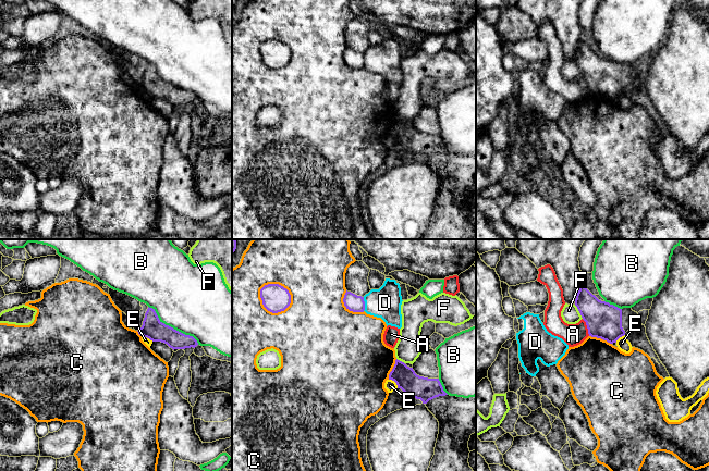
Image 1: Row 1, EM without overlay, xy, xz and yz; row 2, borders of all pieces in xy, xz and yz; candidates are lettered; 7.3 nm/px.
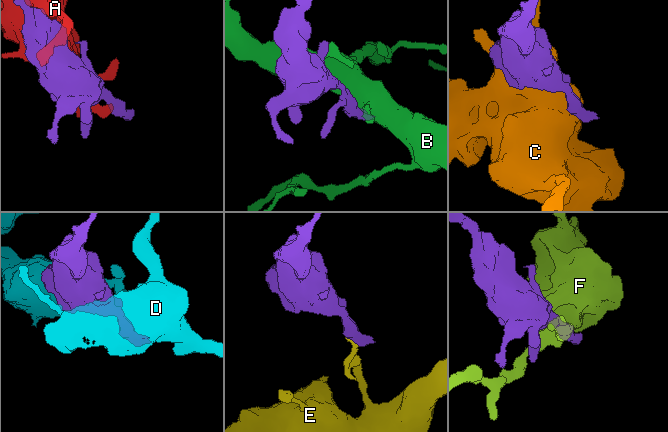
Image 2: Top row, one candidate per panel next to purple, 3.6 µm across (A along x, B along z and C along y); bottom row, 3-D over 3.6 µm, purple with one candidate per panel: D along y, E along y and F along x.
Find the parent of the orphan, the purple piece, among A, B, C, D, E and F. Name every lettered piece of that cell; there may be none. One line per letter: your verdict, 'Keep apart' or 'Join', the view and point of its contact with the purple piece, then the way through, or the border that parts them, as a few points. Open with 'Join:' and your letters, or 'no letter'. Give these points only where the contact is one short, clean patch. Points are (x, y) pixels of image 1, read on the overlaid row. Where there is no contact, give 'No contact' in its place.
Join: no letter
A: Keep apart. Touches purple at yz (587, 327)
B: Keep apart. Touches purple at xy (172, 327)
C: Keep apart. Touches purple at xz (280, 285)
D: Keep apart. Touches purple at xz (364, 304)
E: Keep apart. Touches purple at xz (394, 381). Boundary: xz (389, 379), (398, 387)
F: Keep apart. Touches purple at yz (578, 310)

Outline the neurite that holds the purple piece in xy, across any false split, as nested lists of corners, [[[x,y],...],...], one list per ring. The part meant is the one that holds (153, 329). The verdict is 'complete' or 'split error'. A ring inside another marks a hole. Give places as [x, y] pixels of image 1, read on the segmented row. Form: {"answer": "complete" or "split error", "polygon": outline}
{"answer": "complete", "polygon": [[[149,307],[145,313],[143,325],[137,332],[140,336],[147,337],[152,342],[167,344],[173,350],[191,347],[195,348],[198,345],[193,336],[185,335],[162,323],[155,309]]]}

